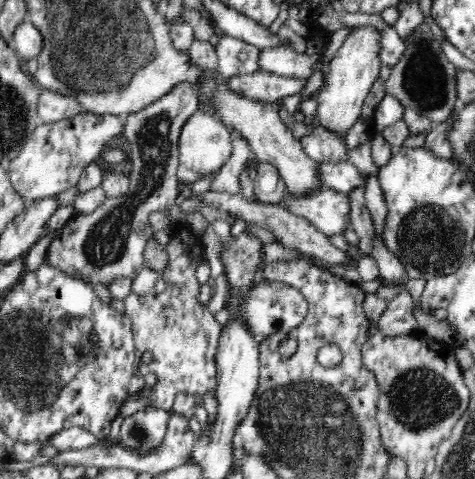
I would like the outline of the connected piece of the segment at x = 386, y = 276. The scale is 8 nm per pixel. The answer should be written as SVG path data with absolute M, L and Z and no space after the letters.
M376 236L371 253L378 264L379 276L385 284L406 284L409 280L400 259L384 245L383 236Z

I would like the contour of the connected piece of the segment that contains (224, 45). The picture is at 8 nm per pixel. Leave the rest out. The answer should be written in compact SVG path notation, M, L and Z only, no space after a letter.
M224 34L215 46L219 72L225 78L260 71L259 49L239 38Z

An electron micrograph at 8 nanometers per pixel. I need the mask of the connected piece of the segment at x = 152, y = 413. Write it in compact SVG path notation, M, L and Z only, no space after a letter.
M150 406L139 410L123 418L117 443L133 448L140 455L149 454L154 448L162 446L168 420L167 410Z

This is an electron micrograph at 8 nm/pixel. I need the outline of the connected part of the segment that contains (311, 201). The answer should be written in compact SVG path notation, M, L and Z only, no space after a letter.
M322 187L318 191L315 191L312 194L309 194L305 198L294 198L294 194L288 193L285 194L285 200L280 204L283 209L286 209L301 218L306 218L313 226L316 226L317 230L320 230L324 235L332 237L336 234L344 235L348 227L350 227L350 206L349 206L349 197L347 194L337 192L330 188Z

